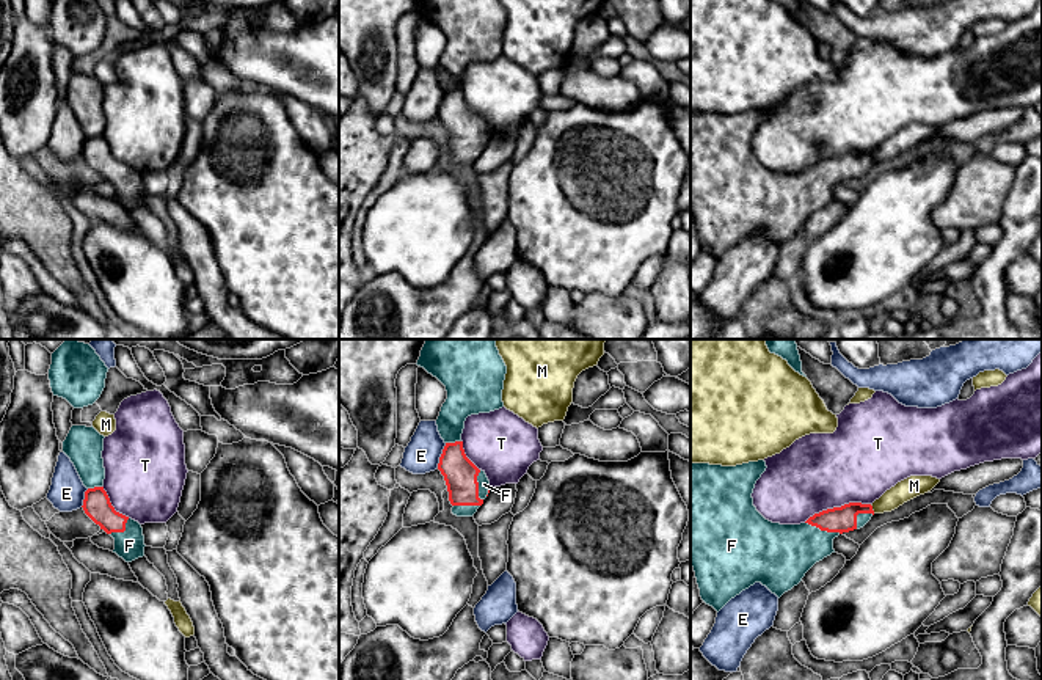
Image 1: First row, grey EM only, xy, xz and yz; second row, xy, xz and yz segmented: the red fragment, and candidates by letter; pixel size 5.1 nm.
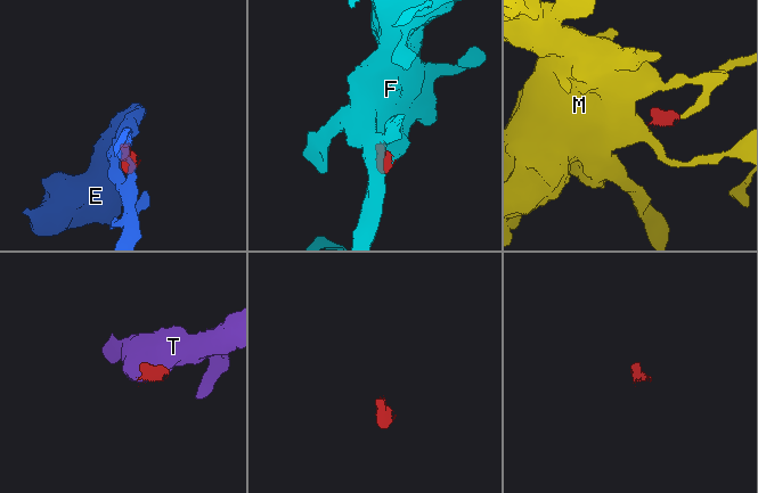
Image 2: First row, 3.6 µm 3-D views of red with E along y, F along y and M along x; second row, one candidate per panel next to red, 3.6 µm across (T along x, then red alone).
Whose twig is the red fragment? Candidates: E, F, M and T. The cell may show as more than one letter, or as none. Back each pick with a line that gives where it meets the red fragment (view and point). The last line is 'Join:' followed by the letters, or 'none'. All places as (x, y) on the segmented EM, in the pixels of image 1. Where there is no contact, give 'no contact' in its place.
F: meets red in yz at (823, 530)
Join: F

